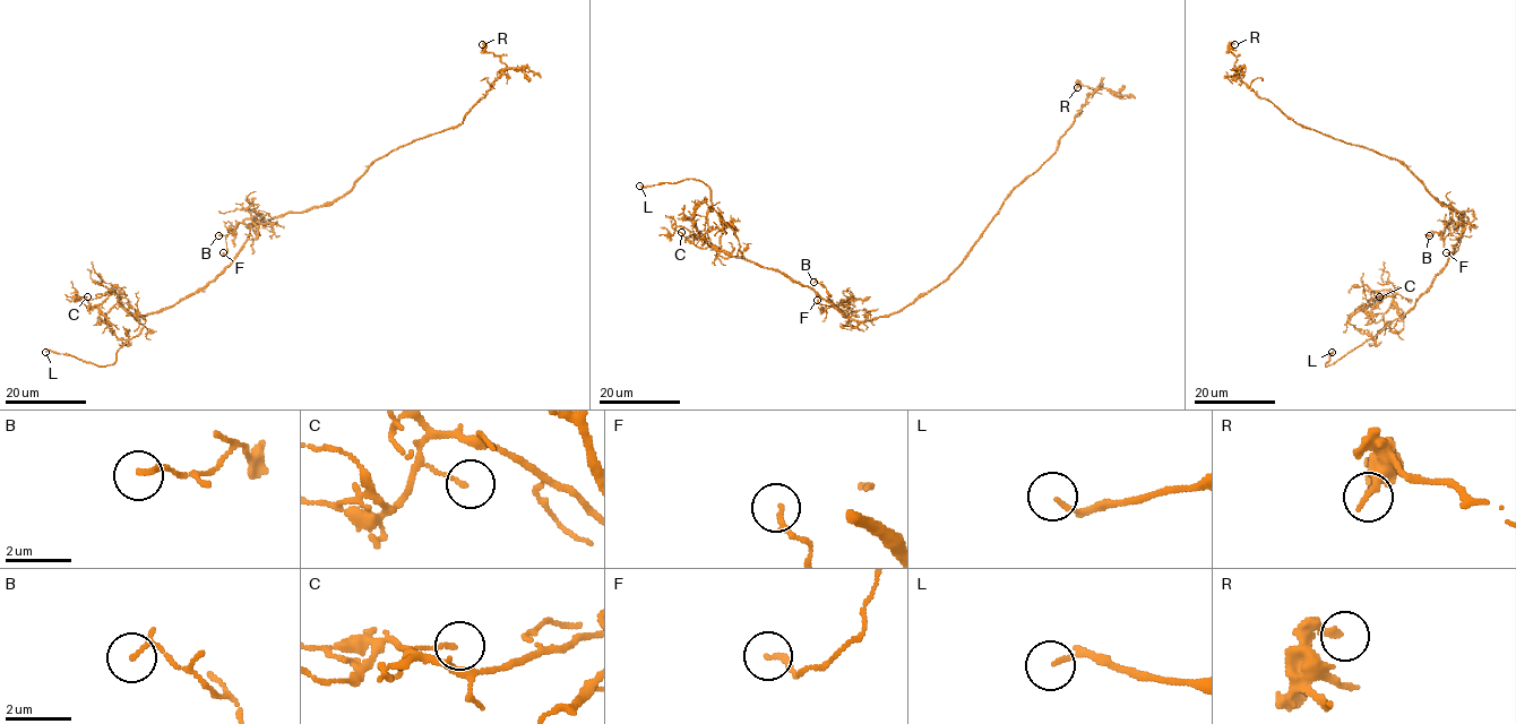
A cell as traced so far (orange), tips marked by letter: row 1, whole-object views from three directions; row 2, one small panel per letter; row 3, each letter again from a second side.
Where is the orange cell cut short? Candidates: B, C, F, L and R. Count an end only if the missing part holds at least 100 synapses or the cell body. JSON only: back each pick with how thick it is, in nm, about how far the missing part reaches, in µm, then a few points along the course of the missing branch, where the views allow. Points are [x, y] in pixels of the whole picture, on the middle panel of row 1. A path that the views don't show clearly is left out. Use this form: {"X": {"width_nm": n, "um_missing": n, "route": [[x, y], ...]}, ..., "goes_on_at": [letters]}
{"L": {"width_nm": 120, "um_missing": 5, "route": [[639, 186], [642, 188], [630, 196], [627, 194]]}, "goes_on_at": ["L"]}

